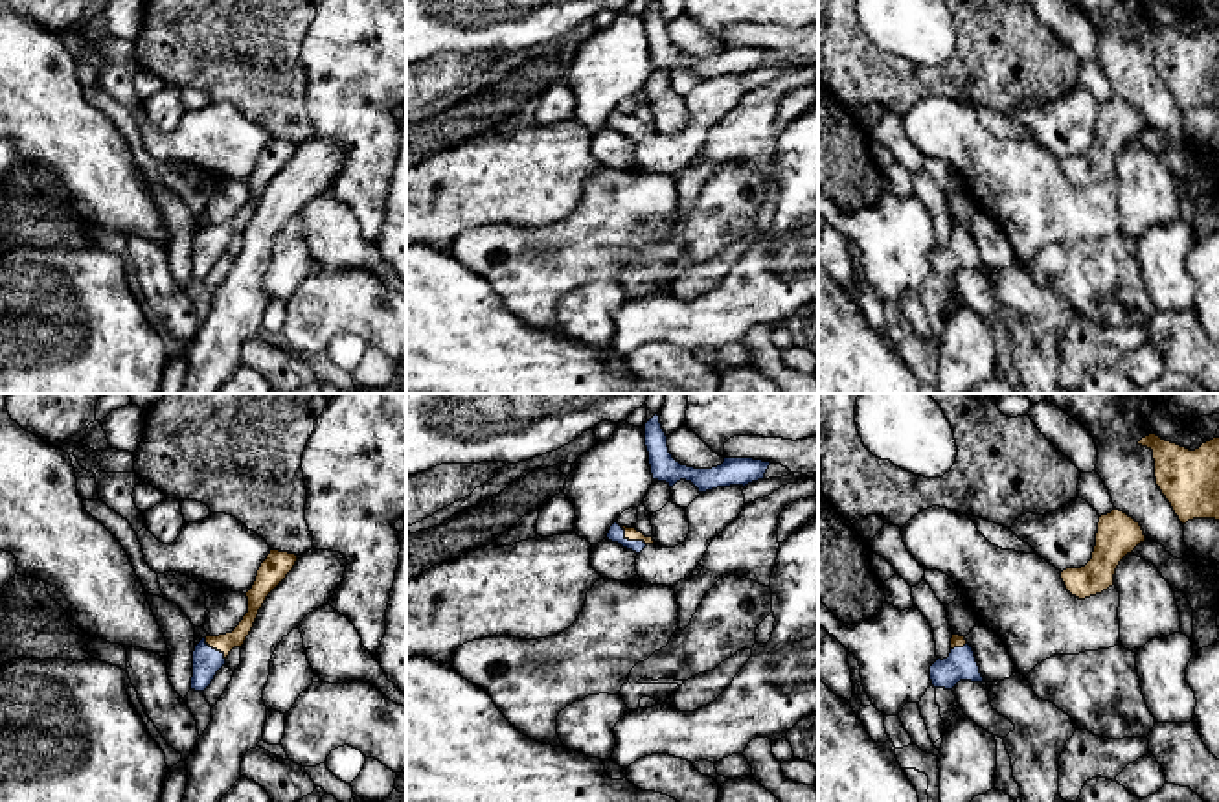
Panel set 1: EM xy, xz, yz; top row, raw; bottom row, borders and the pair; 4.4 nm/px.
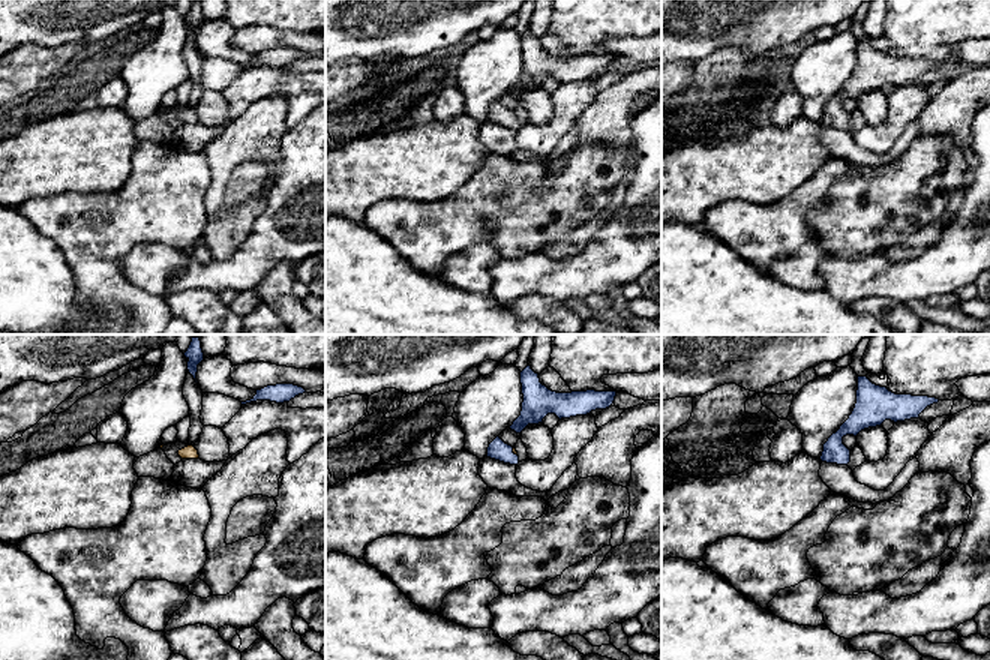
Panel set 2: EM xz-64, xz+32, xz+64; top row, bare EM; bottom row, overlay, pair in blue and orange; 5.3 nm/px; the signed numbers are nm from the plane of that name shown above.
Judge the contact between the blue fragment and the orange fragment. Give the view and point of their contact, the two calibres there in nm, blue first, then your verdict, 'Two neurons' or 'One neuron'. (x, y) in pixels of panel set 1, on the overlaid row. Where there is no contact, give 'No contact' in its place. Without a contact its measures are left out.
Touches blue at xz (631, 541). Thickness 80 nm (blue) against 60 nm. One neuron

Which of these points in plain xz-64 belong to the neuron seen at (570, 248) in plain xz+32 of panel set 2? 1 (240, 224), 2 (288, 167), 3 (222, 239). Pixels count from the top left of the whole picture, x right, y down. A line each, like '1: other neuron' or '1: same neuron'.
1: same neuron
2: other neuron
3: same neuron

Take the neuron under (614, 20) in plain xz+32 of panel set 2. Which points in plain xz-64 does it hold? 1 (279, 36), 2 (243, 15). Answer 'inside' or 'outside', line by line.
1: outside
2: inside

